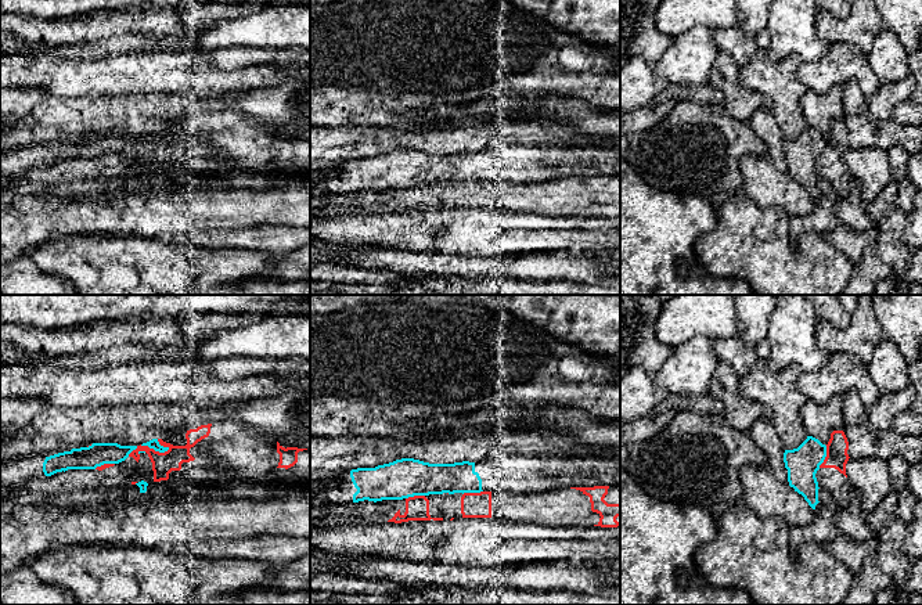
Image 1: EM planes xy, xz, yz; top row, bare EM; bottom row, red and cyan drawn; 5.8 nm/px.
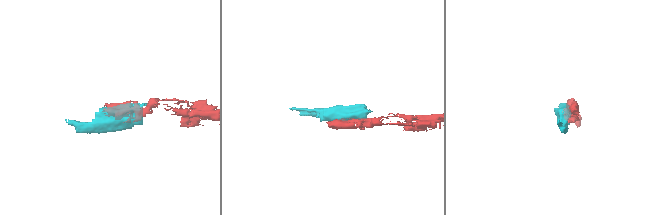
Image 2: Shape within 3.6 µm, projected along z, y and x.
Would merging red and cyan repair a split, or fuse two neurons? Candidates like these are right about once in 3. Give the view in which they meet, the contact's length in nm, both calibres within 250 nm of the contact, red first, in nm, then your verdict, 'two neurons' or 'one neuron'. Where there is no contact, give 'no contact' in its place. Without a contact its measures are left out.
contact in xy; length 180 nm; calibres 130 and 60 nm; two neurons

